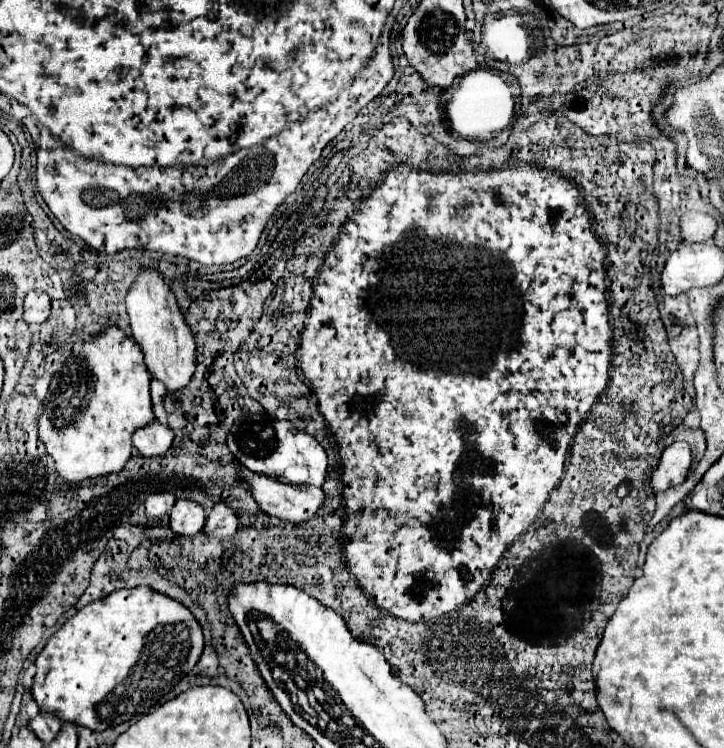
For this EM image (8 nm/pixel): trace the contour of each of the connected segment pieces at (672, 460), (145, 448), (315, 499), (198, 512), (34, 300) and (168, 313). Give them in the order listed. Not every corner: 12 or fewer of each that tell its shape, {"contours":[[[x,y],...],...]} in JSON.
{"contours":[[[687,442],[663,450],[651,476],[653,492],[685,482],[691,466]],[[157,420],[137,430],[133,446],[145,458],[171,448],[171,428]],[[239,466],[261,510],[293,524],[325,506],[321,488],[283,484]],[[177,500],[169,528],[177,536],[195,536],[205,510],[193,500]],[[41,290],[25,296],[23,320],[43,324],[51,312],[51,298]],[[157,270],[125,306],[153,378],[189,384],[195,342]]]}

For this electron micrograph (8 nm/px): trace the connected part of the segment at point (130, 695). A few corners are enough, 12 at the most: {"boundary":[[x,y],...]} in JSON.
{"boundary":[[149,586],[81,608],[31,696],[103,732],[195,666],[201,628]]}

